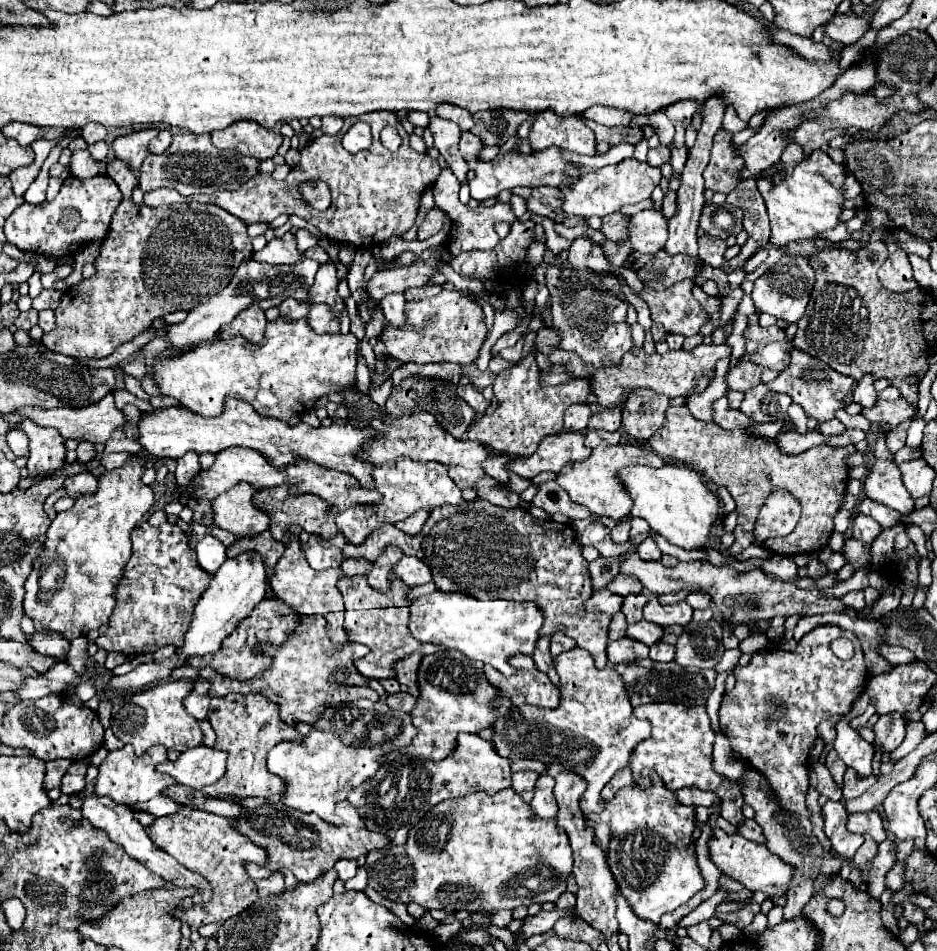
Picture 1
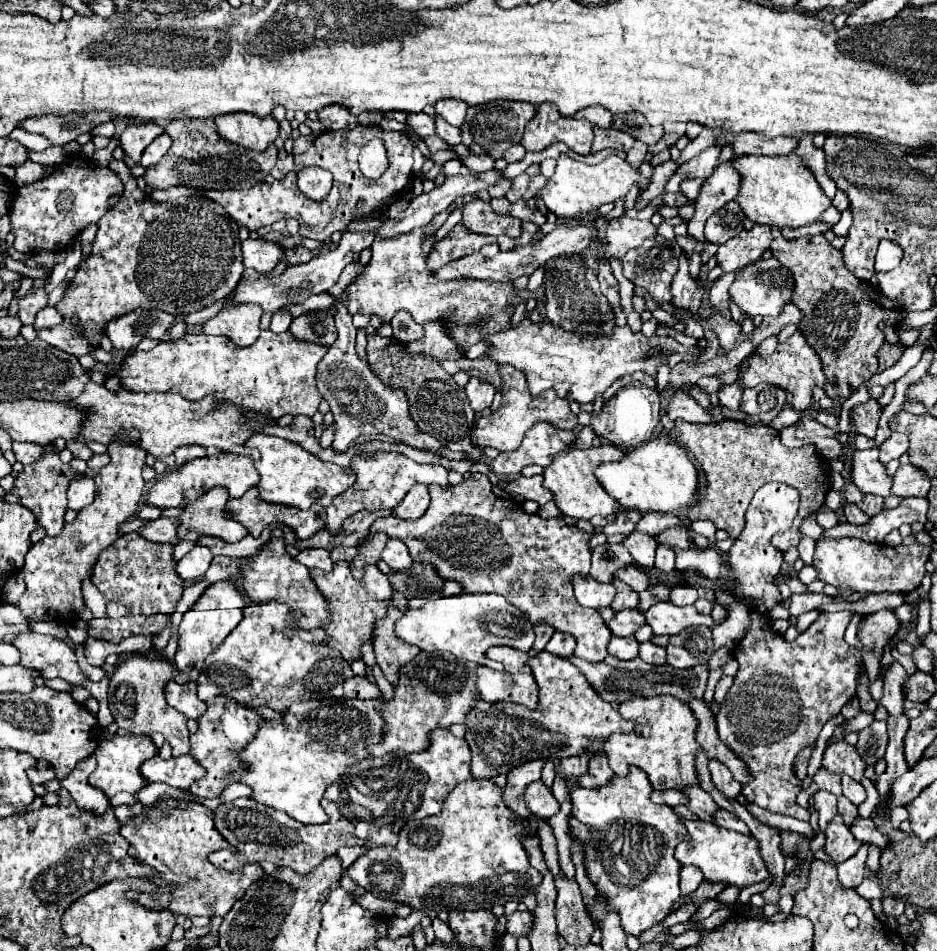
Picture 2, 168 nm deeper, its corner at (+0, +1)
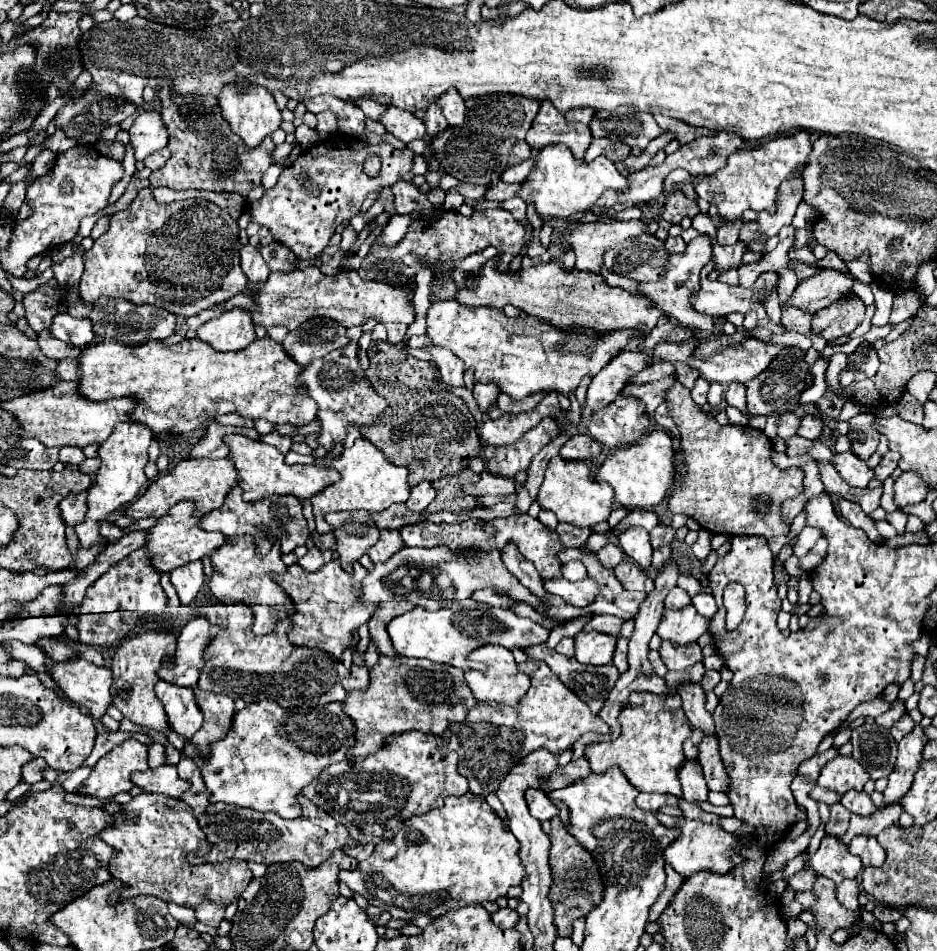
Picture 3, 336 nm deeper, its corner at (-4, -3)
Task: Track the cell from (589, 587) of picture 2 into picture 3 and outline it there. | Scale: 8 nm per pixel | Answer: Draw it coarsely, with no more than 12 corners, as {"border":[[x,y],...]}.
{"border":[[563,577],[545,581],[549,593],[575,607],[587,607],[599,595],[591,577],[571,583]]}

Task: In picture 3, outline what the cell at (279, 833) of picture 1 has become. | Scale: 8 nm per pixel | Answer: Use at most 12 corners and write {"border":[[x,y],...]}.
{"border":[[299,797],[287,821],[213,803],[199,817],[209,843],[265,865],[307,869],[357,845],[329,813]]}

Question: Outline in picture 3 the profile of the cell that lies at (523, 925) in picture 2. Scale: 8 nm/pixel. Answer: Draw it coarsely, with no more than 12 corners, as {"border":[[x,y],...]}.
{"border":[[511,907],[499,909],[491,919],[503,929],[519,923],[519,913]]}

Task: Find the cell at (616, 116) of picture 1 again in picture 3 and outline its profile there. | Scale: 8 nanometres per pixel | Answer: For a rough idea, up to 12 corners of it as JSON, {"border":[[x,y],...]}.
{"border":[[573,109],[565,113],[567,121],[579,121],[589,125],[595,117],[595,109]]}

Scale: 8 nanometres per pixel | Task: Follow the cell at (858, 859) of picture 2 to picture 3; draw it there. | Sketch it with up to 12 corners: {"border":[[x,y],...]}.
{"border":[[845,879],[837,887],[839,903],[857,909],[859,881]]}

